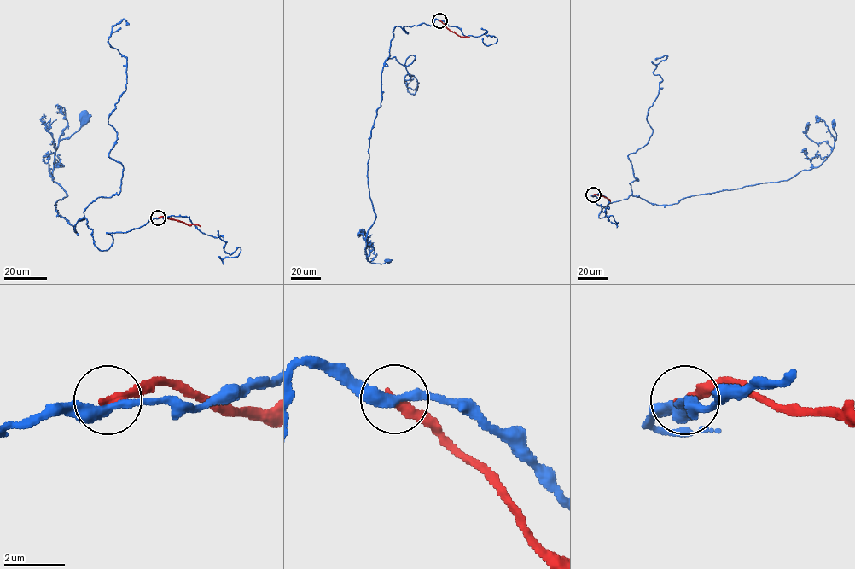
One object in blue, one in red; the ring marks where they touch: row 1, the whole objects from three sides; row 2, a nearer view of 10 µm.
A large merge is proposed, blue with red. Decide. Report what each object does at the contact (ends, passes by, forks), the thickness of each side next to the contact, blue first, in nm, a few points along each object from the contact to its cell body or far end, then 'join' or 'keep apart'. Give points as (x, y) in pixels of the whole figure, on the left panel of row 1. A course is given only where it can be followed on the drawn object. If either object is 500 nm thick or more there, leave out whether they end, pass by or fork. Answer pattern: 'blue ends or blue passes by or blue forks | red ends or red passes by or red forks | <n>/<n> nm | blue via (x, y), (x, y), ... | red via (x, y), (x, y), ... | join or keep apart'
blue passes by | red ends | 340/300 nm | blue via (158, 217), (108, 232), (101, 251), (85, 218), (75, 232), (58, 214), (54, 153), (85, 118) | red via (158, 217), (164, 217), (200, 227) | keep apart

